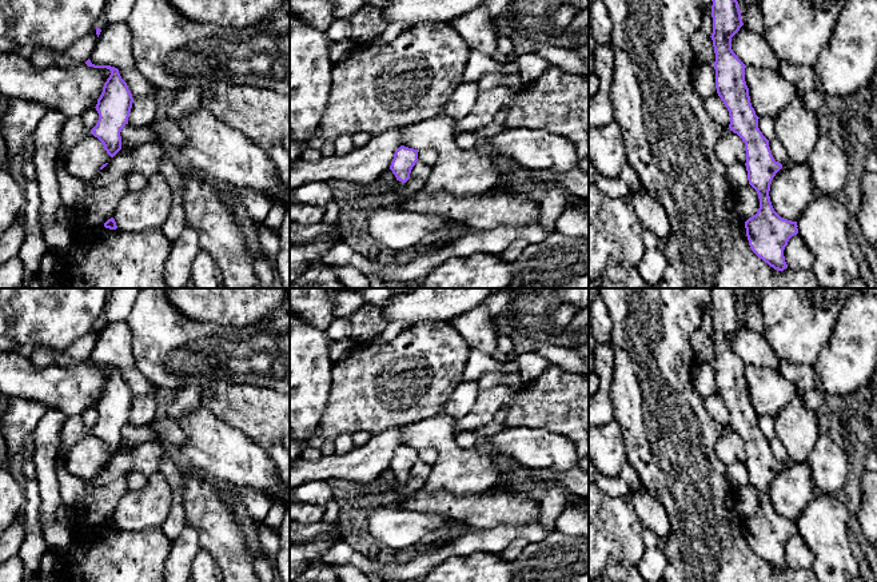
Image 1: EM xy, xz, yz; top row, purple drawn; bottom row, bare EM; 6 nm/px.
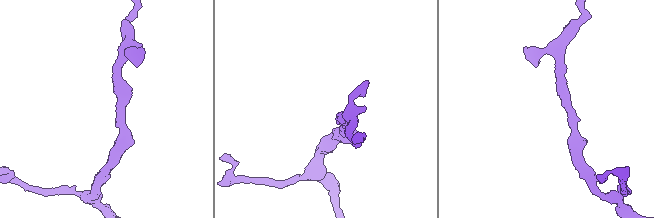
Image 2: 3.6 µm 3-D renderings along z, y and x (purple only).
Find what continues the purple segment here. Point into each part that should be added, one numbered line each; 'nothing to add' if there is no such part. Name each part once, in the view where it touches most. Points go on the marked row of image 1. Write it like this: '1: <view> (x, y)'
nothing to add

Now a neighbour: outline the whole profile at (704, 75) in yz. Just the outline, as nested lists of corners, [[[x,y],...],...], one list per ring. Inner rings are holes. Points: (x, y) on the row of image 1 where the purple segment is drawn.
[[[695,64],[691,84],[703,101],[717,93],[714,64]]]

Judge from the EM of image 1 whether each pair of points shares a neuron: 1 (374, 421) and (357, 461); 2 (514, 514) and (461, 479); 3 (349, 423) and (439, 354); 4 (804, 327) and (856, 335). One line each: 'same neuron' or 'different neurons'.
1: different neurons
2: different neurons
3: same neuron
4: different neurons

